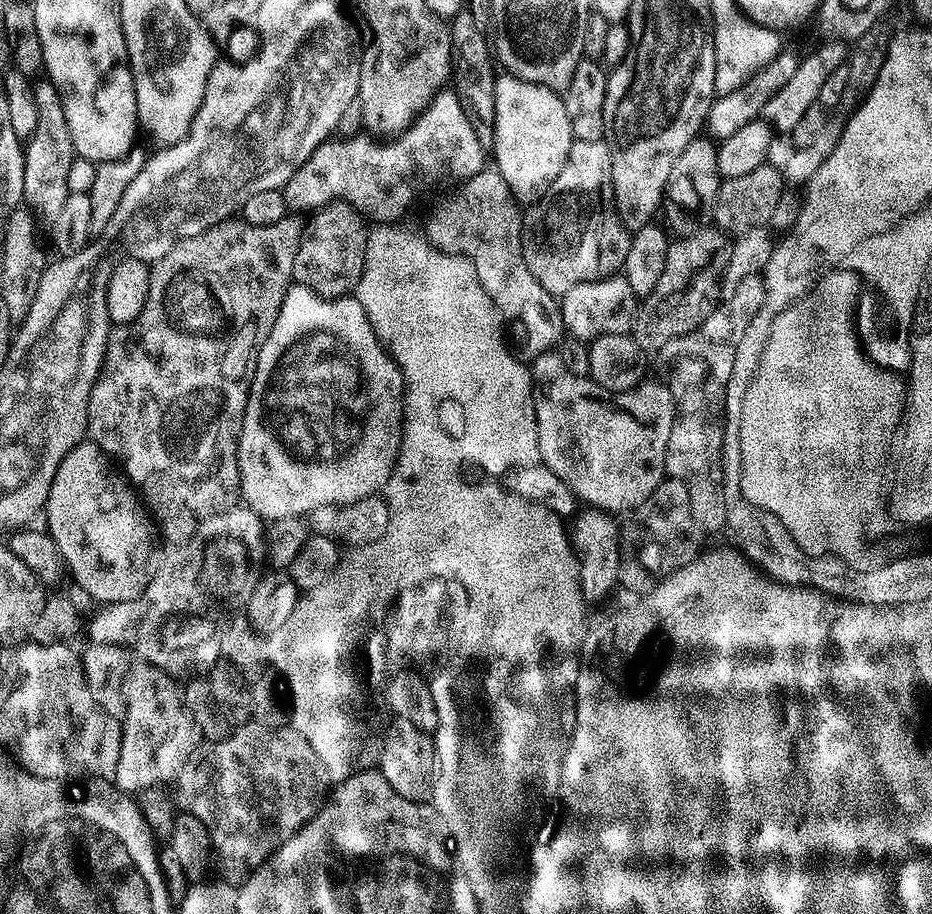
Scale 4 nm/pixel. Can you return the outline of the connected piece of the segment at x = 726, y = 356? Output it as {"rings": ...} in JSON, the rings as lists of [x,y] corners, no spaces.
{"rings":[[[759,275],[743,279],[738,283],[730,296],[723,297],[715,311],[708,315],[689,334],[679,335],[662,345],[654,360],[668,370],[664,383],[671,392],[675,405],[675,418],[671,424],[670,442],[664,455],[664,470],[671,479],[682,482],[686,494],[690,496],[690,510],[695,524],[701,533],[725,531],[726,502],[721,494],[722,474],[720,473],[720,455],[722,454],[723,411],[725,404],[726,383],[730,380],[731,367],[734,366],[734,355],[743,331],[753,320],[763,302],[763,282]]]}

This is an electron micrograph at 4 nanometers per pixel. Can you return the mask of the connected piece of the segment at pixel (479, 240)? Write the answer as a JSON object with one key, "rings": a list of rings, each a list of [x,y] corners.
{"rings":[[[483,168],[478,174],[472,177],[467,177],[461,184],[463,185],[460,188],[433,204],[424,220],[424,229],[422,229],[422,234],[425,240],[428,241],[432,247],[442,250],[443,253],[454,254],[455,256],[465,256],[469,261],[471,261],[472,265],[474,266],[475,273],[478,274],[478,282],[481,283],[482,290],[485,290],[486,294],[490,295],[490,300],[494,302],[497,312],[501,314],[503,313],[505,321],[507,323],[508,321],[511,322],[510,326],[508,325],[508,330],[511,337],[513,334],[515,340],[520,342],[520,352],[518,351],[519,357],[523,361],[531,362],[539,357],[542,353],[549,352],[554,347],[557,347],[560,341],[563,339],[564,320],[561,318],[559,301],[547,290],[545,290],[542,284],[538,282],[534,274],[530,272],[529,267],[526,266],[524,255],[521,254],[521,222],[523,220],[522,210],[513,196],[510,186],[507,185],[506,180],[502,178],[500,172],[495,168]]]}

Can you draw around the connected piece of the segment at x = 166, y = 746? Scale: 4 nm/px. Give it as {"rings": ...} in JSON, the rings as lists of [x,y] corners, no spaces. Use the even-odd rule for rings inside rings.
{"rings":[[[133,663],[124,679],[123,708],[124,733],[114,777],[115,787],[122,792],[138,794],[144,788],[167,785],[167,780],[174,779],[187,766],[192,747],[198,741],[195,731],[183,732],[180,729],[189,723],[181,685],[154,663]]]}

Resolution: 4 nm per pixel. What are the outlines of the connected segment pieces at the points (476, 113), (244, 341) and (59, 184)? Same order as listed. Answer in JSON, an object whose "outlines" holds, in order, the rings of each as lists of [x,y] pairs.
{"outlines":[[[[469,10],[461,11],[459,17],[451,21],[450,31],[453,51],[451,87],[460,99],[462,110],[466,114],[466,118],[470,118],[478,138],[482,142],[491,141],[492,127],[496,117],[494,114],[494,86],[498,72],[497,69],[492,69],[494,56],[490,51],[489,37],[484,30],[478,28],[477,23],[474,22],[474,14]]],[[[289,214],[282,218],[282,222],[274,222],[274,226],[250,226],[239,218],[229,218],[223,220],[221,224],[202,230],[202,234],[194,234],[190,238],[179,240],[169,248],[161,260],[151,265],[148,273],[146,306],[142,306],[139,318],[129,324],[117,324],[107,333],[104,342],[104,361],[100,366],[100,373],[96,375],[88,399],[87,435],[91,443],[97,444],[105,454],[114,458],[115,463],[122,469],[123,475],[135,485],[151,519],[158,525],[159,535],[161,537],[164,535],[172,546],[185,544],[200,529],[203,520],[209,520],[212,516],[227,512],[229,508],[237,507],[241,499],[240,431],[244,421],[248,391],[254,378],[258,350],[270,334],[278,318],[278,310],[282,310],[282,302],[294,283],[292,279],[294,254],[298,254],[300,239],[303,238],[306,227],[305,221],[303,219],[300,221],[299,218],[299,215]]],[[[41,79],[41,84],[35,85],[36,89],[36,105],[38,106],[38,126],[34,126],[32,136],[23,145],[24,149],[24,198],[23,203],[37,217],[45,216],[51,218],[58,214],[58,210],[62,210],[62,205],[66,203],[68,197],[68,183],[66,182],[66,174],[70,174],[70,162],[74,159],[72,151],[72,139],[70,138],[70,126],[66,126],[66,114],[62,110],[62,98],[58,94],[58,90],[54,87],[51,80]]]]}

